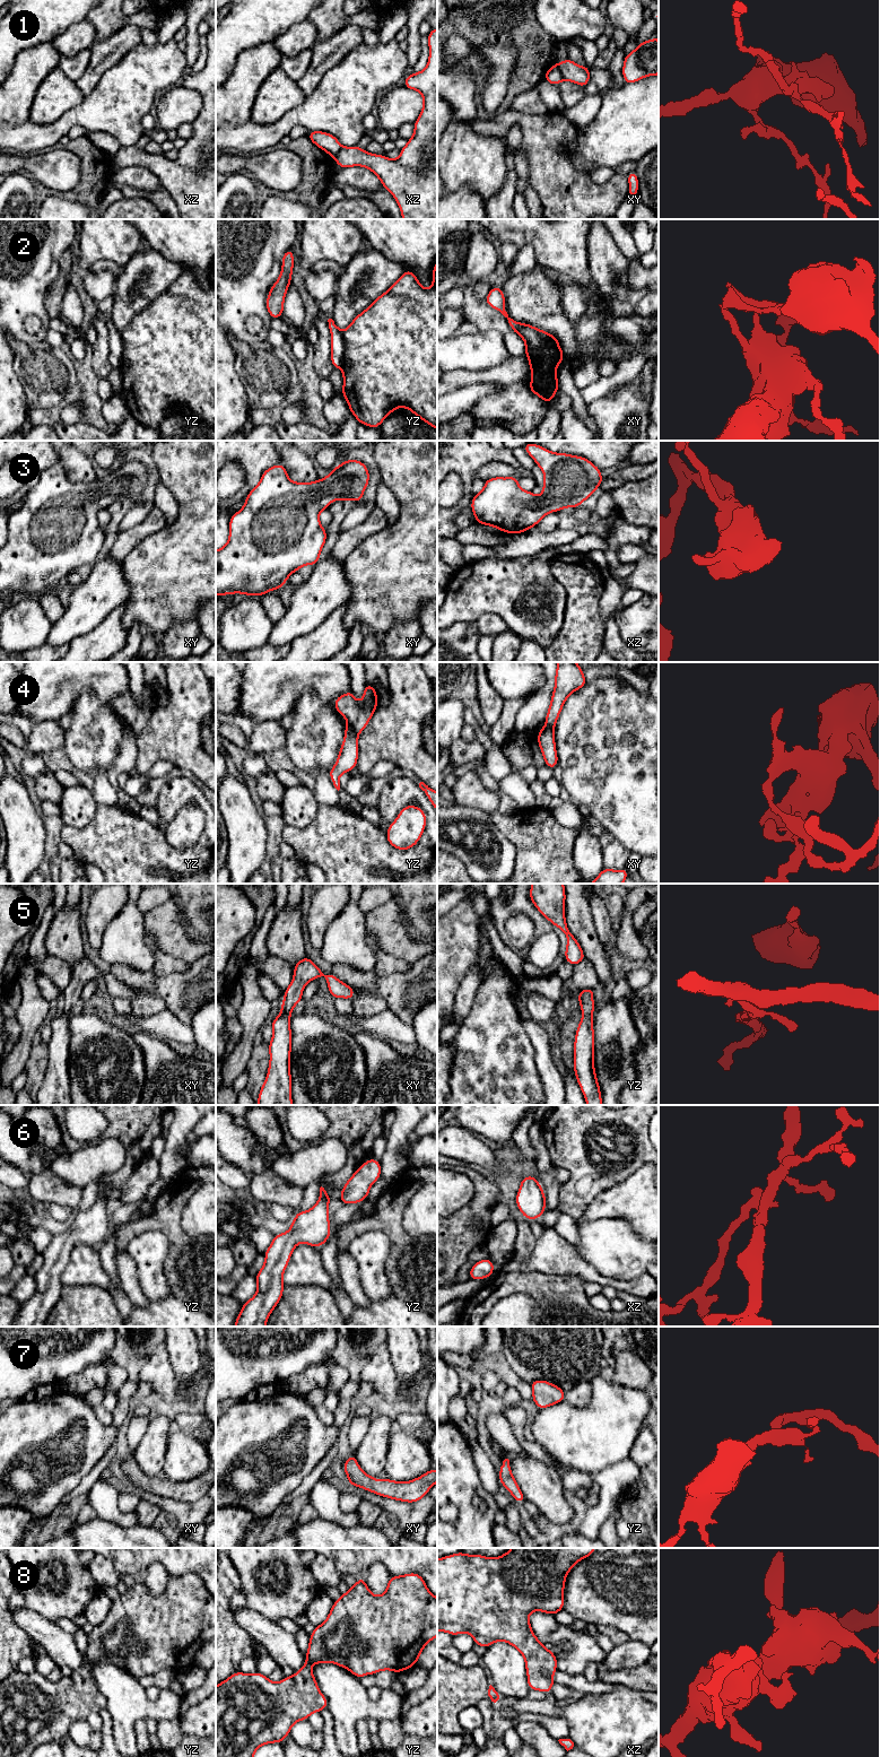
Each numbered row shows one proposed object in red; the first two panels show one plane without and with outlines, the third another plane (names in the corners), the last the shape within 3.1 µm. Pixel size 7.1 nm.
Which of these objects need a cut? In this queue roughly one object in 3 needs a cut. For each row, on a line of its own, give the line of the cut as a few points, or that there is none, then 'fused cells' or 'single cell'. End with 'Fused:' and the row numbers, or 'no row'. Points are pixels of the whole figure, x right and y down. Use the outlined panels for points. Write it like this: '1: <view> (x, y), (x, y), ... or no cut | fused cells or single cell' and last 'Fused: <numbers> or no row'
1: xy (555, 64), (564, 79) | fused cells
2: yz (343, 332), (345, 357), (340, 367) | fused cells
3: no cut | single cell
4: yz (349, 722), (357, 735) | fused cells
5: no cut | single cell
6: no cut | single cell
7: no cut | single cell
8: no cut | single cell
Fused: 1, 2, 4

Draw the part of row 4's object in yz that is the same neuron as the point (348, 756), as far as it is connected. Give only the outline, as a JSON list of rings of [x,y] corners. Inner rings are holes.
[[[348,723],[337,763],[329,772],[330,779],[338,791],[340,790],[340,775],[345,772],[351,772],[356,767],[358,753],[358,734],[352,725]]]

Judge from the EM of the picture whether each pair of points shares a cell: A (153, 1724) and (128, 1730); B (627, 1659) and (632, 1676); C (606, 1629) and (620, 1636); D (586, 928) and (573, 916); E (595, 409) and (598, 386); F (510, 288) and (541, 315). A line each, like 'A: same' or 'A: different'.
A: different
B: different
C: same
D: same
E: different
F: same

